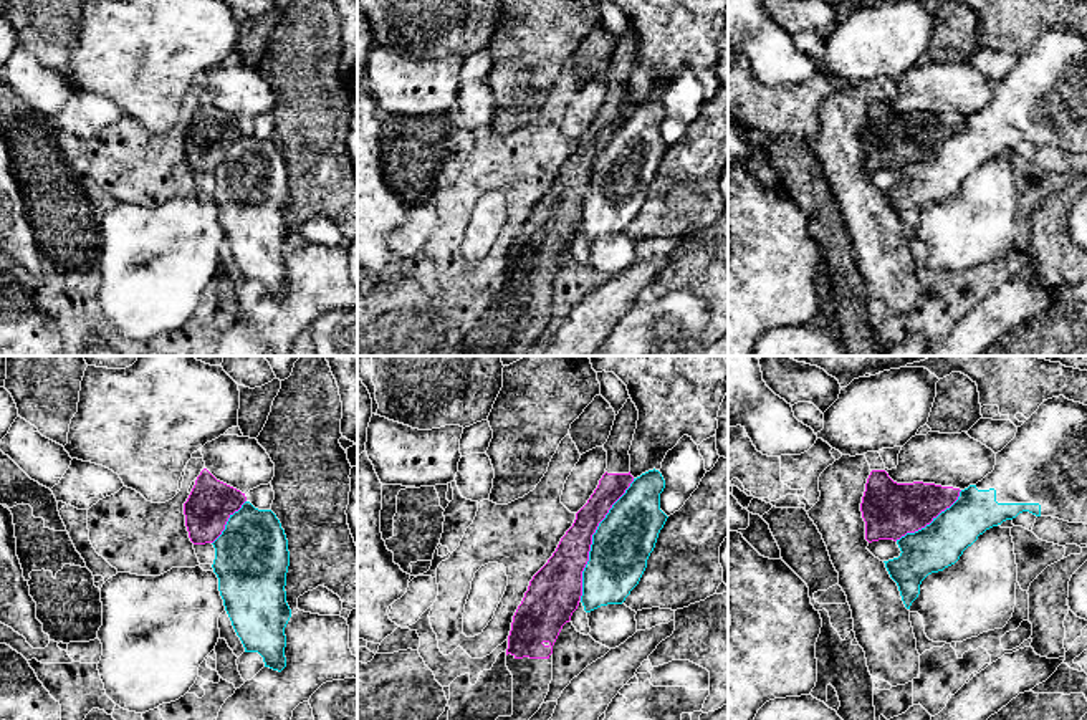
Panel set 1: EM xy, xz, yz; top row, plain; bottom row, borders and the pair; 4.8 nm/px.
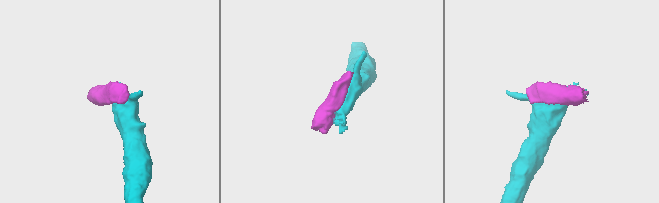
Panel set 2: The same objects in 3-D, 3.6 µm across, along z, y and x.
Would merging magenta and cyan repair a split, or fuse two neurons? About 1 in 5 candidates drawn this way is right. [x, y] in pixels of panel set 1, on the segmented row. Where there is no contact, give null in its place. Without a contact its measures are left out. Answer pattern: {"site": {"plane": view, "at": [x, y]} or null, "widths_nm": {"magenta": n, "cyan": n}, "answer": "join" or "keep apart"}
{"site": {"plane": "xz", "at": [591, 540]}, "widths_nm": {"magenta": 220, "cyan": 280}, "answer": "keep apart"}

